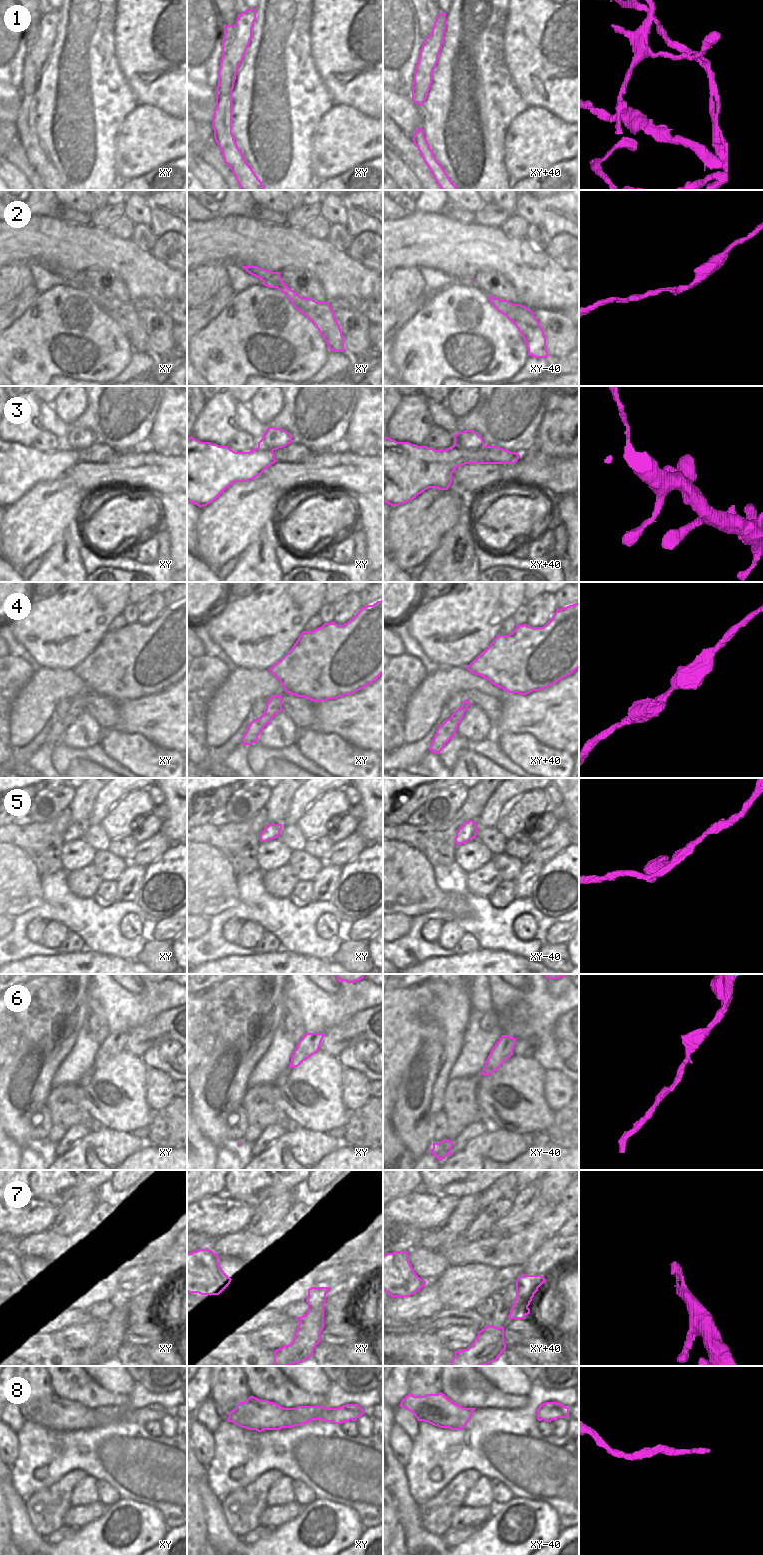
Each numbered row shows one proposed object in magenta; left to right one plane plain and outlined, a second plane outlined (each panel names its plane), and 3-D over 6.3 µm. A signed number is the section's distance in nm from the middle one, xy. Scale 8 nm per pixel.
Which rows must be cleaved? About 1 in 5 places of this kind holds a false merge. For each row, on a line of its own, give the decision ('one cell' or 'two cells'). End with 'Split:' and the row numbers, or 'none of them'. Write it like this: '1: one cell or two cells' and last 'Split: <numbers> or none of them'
1: two cells
2: one cell
3: one cell
4: one cell
5: one cell
6: one cell
7: one cell
8: one cell
Split: 1

